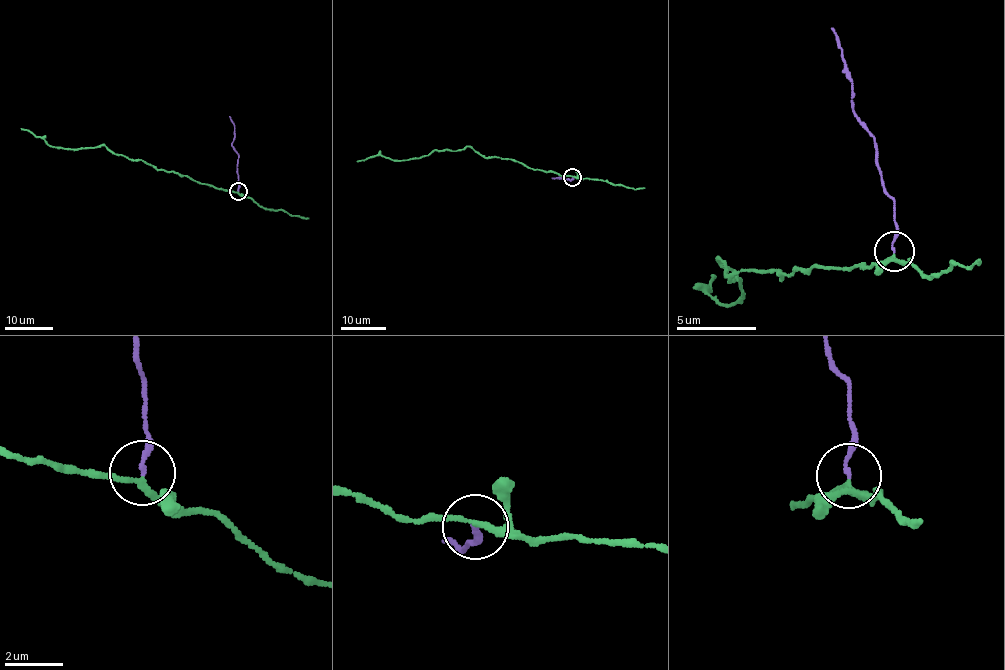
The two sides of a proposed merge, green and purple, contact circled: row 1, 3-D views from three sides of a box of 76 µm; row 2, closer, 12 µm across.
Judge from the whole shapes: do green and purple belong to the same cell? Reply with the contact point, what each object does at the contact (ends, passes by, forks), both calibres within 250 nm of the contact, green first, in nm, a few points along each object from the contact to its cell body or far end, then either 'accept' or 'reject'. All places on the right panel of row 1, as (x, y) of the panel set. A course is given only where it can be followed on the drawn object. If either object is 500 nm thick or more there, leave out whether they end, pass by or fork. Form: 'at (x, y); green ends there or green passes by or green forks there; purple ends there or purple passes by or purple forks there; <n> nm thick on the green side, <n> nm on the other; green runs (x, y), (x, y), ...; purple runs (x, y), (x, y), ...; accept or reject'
at (894, 251); green passes by; purple ends there; 190 nm thick on the green side, 120 nm on the other; green runs (895, 252), (729, 281), (719, 258), (741, 280), (728, 305), (709, 294), (714, 276); purple runs (895, 252), (895, 198), (882, 184), (875, 137), (855, 116), (841, 48), (830, 29); reject

